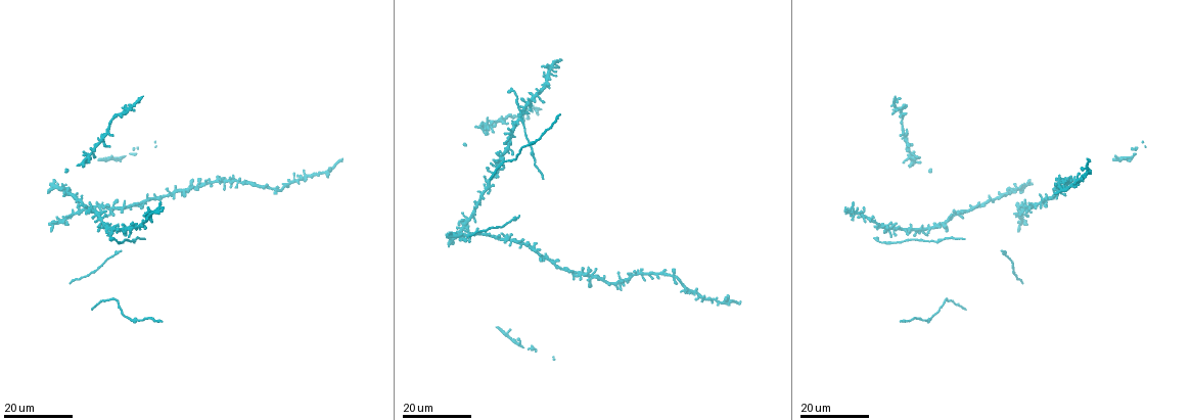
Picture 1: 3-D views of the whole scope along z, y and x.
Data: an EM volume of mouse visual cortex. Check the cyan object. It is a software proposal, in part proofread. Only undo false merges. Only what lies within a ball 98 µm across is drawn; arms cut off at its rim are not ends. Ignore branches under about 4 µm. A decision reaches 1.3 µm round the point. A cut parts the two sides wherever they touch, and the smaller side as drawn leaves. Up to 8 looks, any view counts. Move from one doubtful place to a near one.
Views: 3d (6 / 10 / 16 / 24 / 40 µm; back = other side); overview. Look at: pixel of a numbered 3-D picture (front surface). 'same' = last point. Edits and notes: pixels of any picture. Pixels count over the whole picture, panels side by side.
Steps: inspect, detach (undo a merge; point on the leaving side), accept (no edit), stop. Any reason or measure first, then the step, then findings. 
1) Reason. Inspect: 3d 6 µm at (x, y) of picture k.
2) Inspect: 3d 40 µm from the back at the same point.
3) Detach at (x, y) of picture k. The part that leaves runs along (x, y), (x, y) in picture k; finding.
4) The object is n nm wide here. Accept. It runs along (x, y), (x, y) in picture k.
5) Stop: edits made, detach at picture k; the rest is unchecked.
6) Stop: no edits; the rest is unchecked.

Four arms meet. Inspect: 3d 24 µm at (592, 278) of picture 1.

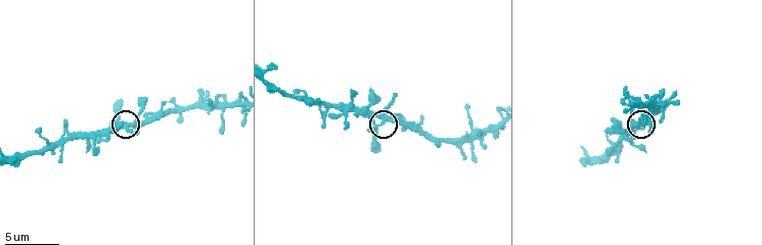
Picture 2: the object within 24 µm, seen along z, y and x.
Inspect: 3d 10 µm at (379, 124) of picture 2.

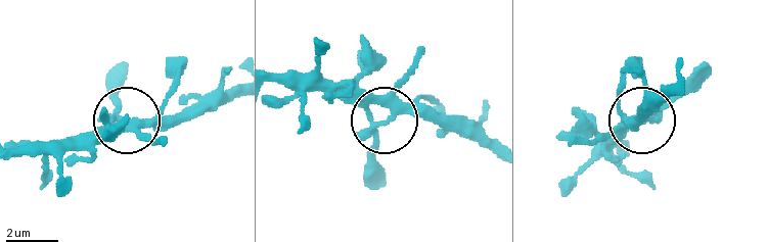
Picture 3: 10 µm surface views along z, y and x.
Other side. Inspect: 3d 10 µm from the back at (384, 124) of picture 3.

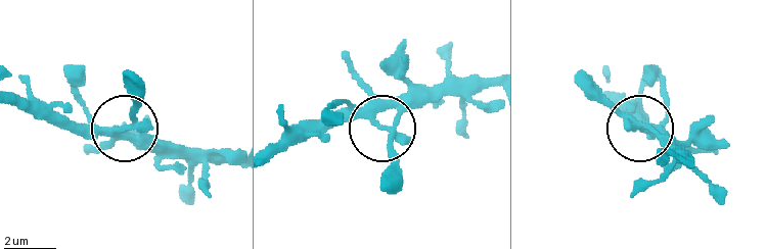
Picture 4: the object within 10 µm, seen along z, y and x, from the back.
Accept. It runs along (492, 81), (425, 92), (381, 129), (393, 186) in picture 4; all the same neuron.

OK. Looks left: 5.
Three-way junction. Inspect: 3d 16 µm at (330, 116) of picture 2.

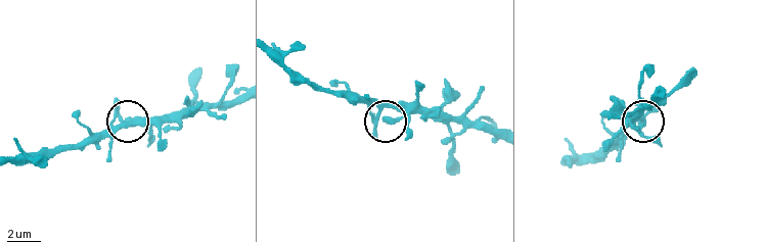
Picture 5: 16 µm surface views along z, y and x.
3 arms meet here. Accept. It runs along (274, 52), (386, 120), (405, 115), (406, 137) in picture 5; all the same neuron.

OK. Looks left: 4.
Looks like a crossing. Inspect: 3d 24 µm at (905, 227) of picture 1.

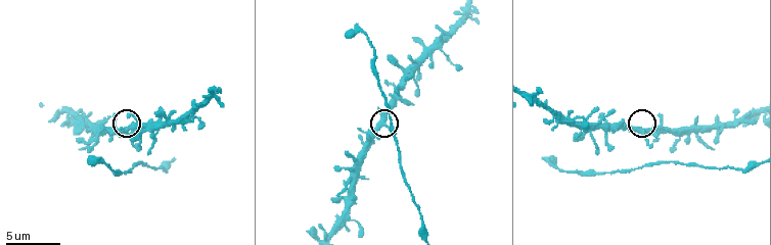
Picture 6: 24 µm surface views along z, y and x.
Inspect: 3d 10 µm at (639, 130) of picture 6.

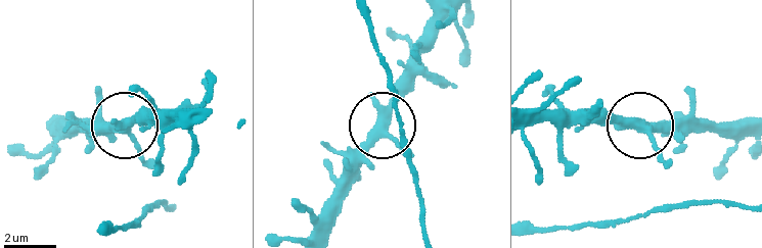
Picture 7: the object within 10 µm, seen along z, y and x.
The side arm is 26 µm long; 4 arms meet here. Accept. One neuron here.

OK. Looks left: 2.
Looks like a crossing. Inspect: 3d 16 µm at (109, 210) of picture 1.

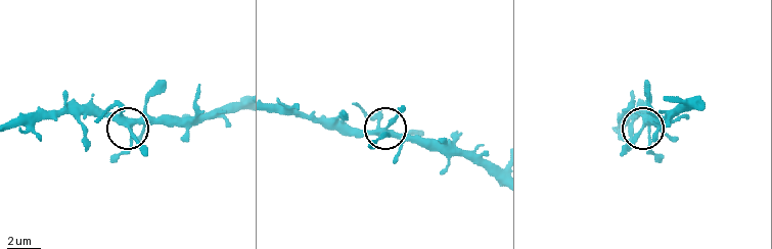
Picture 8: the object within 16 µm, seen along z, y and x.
Zoom in. Inspect: 3d 6 µm at (129, 122) of picture 8.

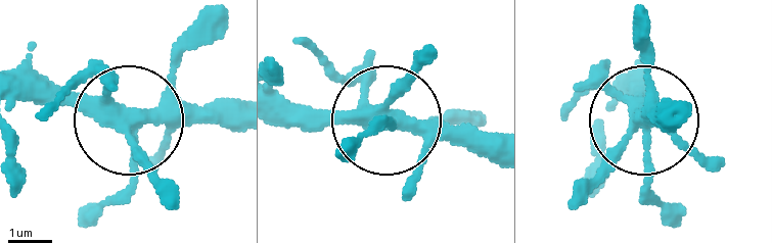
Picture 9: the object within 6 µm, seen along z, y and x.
5 arms meet here. Accept. Continuous, no second neuron.

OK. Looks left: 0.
Stop: no edits; the rest is unchecked.

